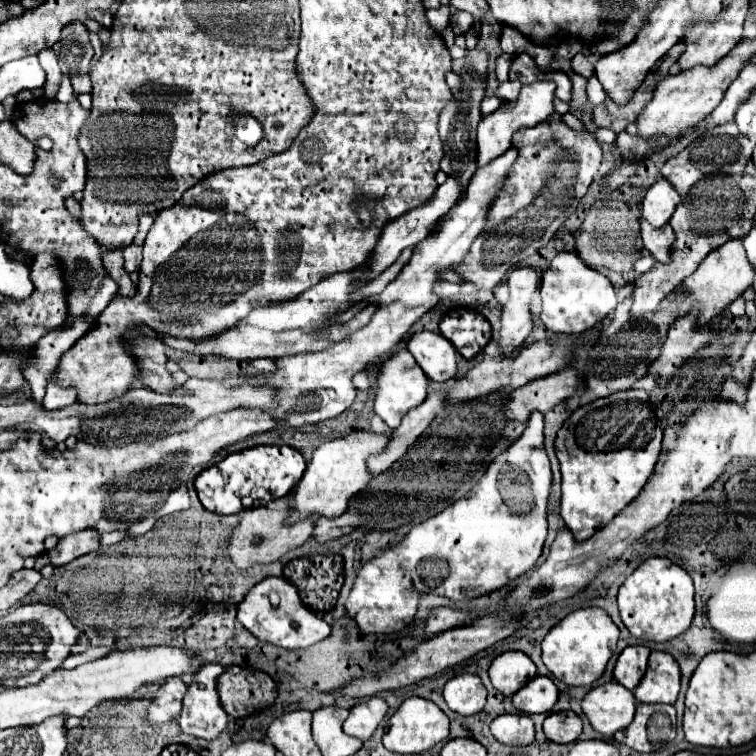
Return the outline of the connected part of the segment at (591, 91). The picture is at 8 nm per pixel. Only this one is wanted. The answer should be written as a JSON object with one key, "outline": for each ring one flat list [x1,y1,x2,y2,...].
{"outline":[[592,76,588,80,588,98,590,98,592,104,602,104,604,98,606,98,606,92,602,90,602,86,600,86,600,82,598,82,596,76]]}

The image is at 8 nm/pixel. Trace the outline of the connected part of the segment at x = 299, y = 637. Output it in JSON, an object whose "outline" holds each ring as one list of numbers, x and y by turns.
{"outline":[[268,576,258,582,246,598,238,604,238,620,246,630,250,630,258,640,270,642,274,646,282,646,286,650,294,648,308,648,330,634,330,626,318,618,318,614,306,608,298,596,296,586,286,582,284,578]]}

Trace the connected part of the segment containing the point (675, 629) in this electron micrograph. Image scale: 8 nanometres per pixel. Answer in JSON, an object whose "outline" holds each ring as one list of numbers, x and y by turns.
{"outline":[[654,556,626,578,618,592,618,608,632,636,646,642,668,642,690,628,694,616,694,584,690,574,668,558]]}

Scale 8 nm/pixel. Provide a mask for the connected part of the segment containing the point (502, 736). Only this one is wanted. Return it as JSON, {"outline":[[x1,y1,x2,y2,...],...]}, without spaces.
{"outline":[[502,714,490,724,494,738,508,746,528,746,534,742,534,722,524,714]]}

